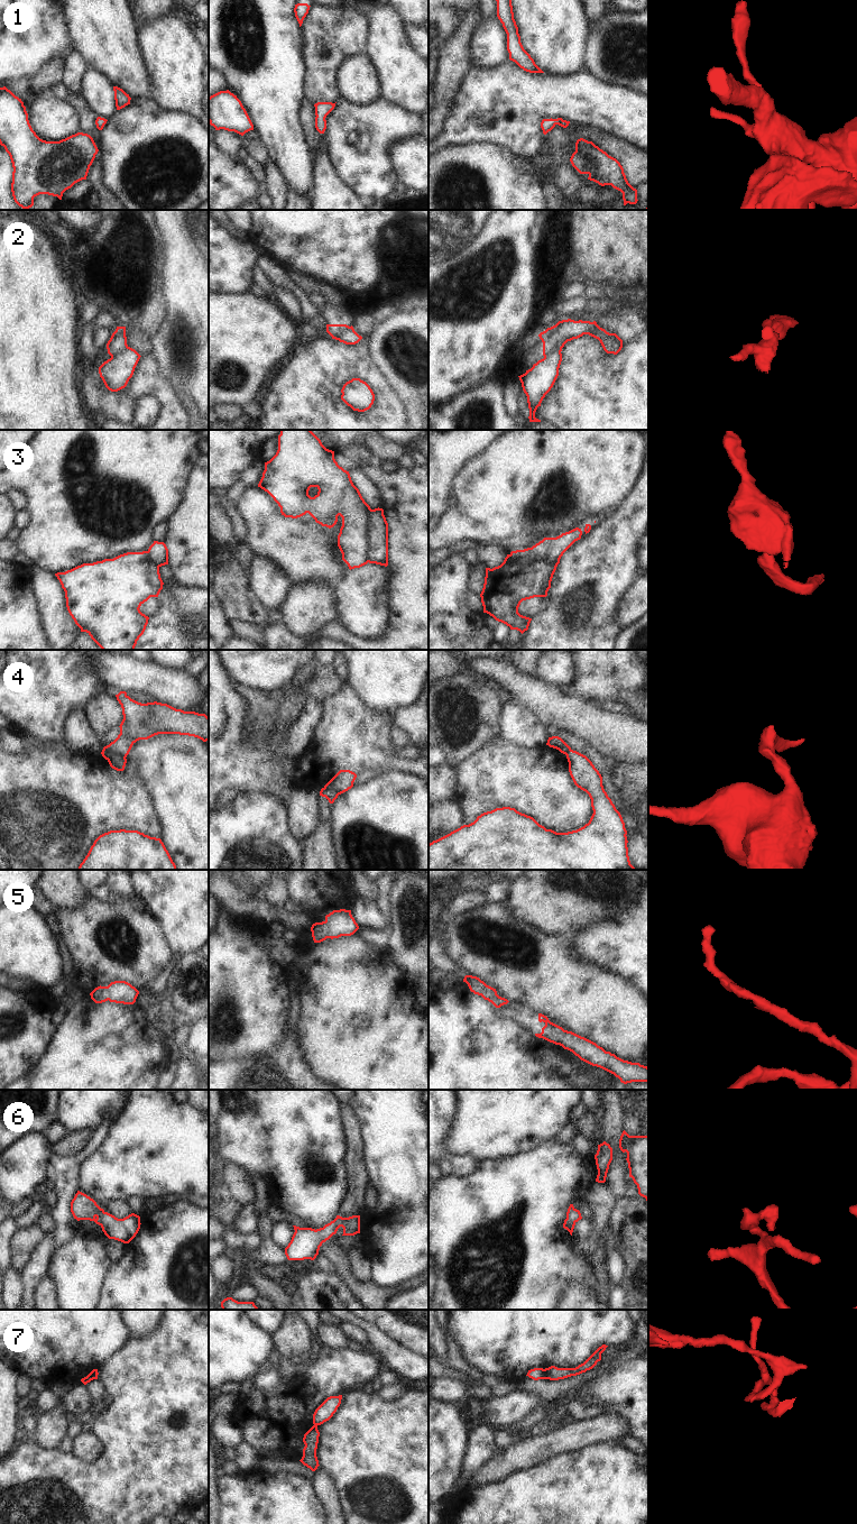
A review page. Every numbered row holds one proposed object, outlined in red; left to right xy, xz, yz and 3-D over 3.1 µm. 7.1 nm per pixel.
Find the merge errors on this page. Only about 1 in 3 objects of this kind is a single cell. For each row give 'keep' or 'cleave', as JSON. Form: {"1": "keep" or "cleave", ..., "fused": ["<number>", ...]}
{"1": "keep", "2": "cleave", "3": "cleave", "4": "cleave", "5": "keep", "6": "keep", "7": "cleave", "fused": ["2", "3", "4", "7"]}

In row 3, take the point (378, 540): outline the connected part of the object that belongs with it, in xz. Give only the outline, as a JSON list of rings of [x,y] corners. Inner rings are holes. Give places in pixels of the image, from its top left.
[[[375,508],[368,520],[370,535],[368,547],[369,563],[388,566],[388,523],[383,508]]]

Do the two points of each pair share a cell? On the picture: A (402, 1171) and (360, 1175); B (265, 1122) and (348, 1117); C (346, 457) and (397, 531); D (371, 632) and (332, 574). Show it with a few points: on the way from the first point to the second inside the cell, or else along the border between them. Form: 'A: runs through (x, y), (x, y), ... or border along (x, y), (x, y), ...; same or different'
A: border along (364, 1148), (364, 1163), (369, 1184); different
B: border along (339, 1103), (341, 1127), (346, 1142); different
C: border along (377, 461), (361, 467); different
D: border along (349, 569), (344, 578), (334, 588); different

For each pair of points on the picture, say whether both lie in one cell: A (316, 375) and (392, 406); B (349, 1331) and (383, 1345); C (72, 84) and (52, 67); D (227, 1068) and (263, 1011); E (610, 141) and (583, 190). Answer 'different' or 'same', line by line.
A: same
B: different
C: different
D: different
E: different

